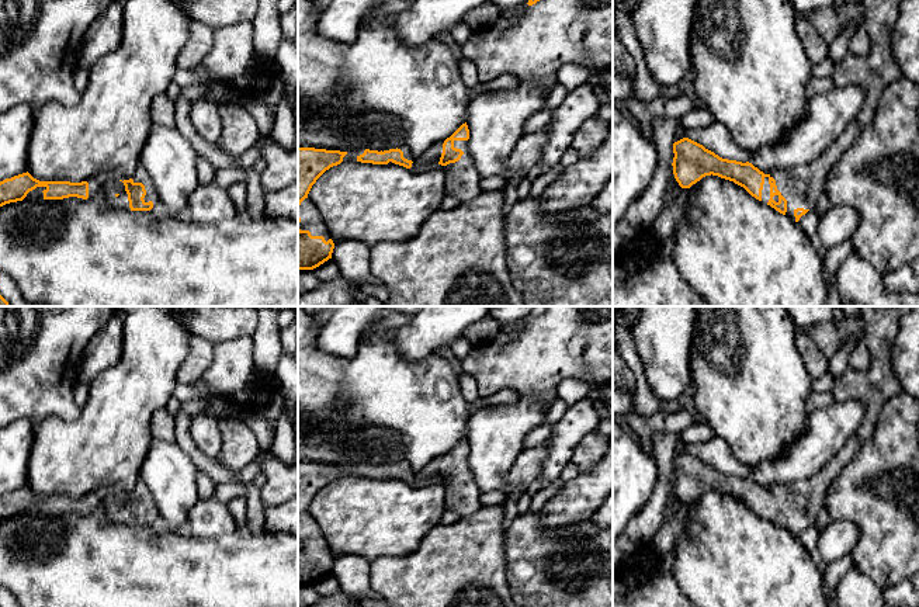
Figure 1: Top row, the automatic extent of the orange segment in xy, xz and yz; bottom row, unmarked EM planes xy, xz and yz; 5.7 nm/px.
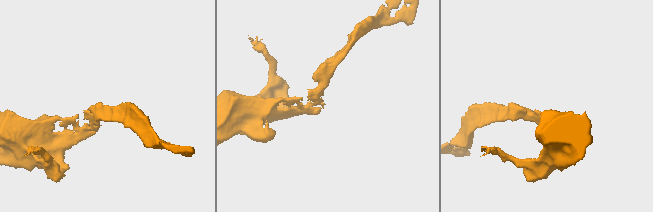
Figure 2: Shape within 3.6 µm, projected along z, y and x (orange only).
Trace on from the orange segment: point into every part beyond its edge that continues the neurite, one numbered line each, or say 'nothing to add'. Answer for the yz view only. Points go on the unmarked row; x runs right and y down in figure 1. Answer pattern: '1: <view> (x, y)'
1: yz (766, 502)

